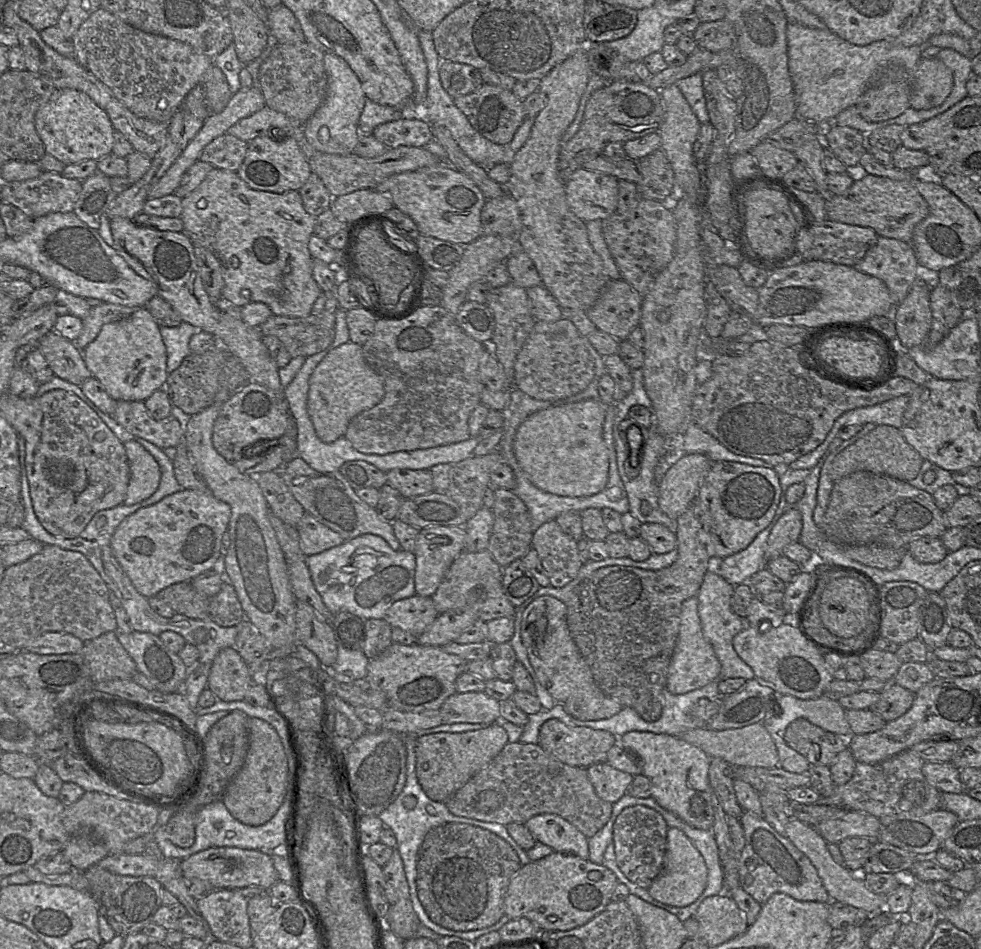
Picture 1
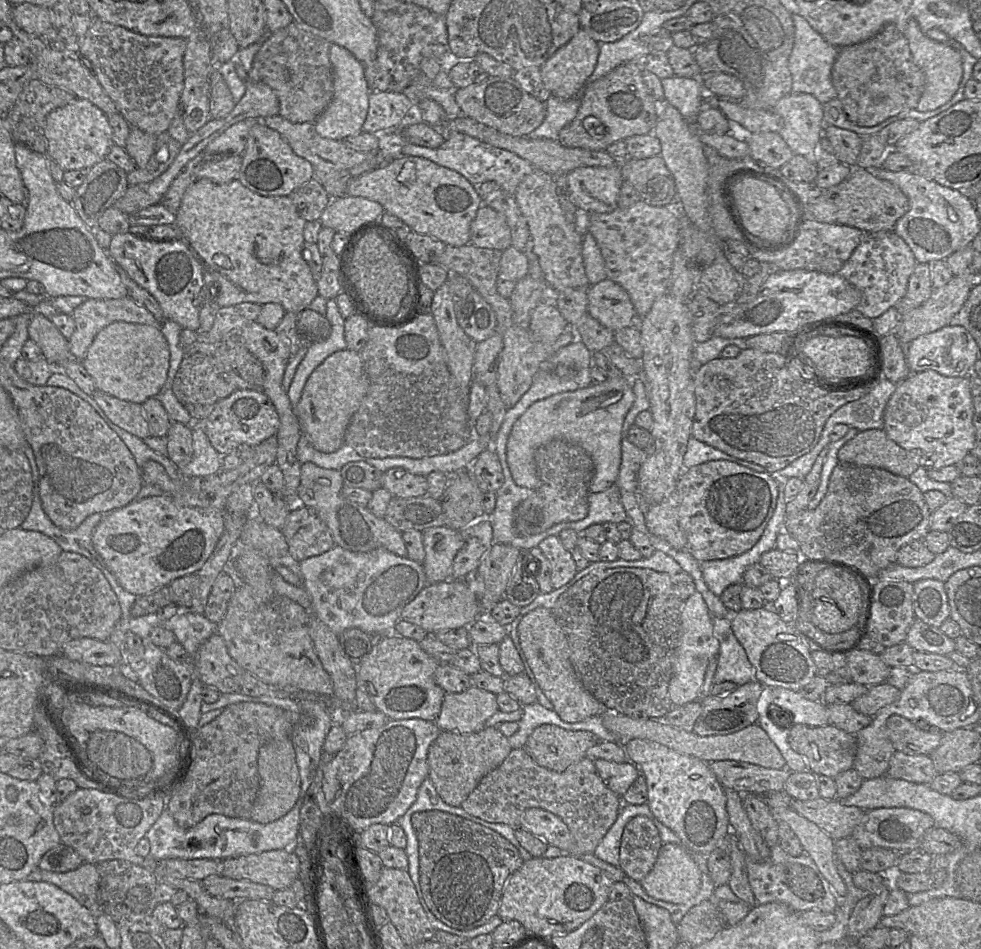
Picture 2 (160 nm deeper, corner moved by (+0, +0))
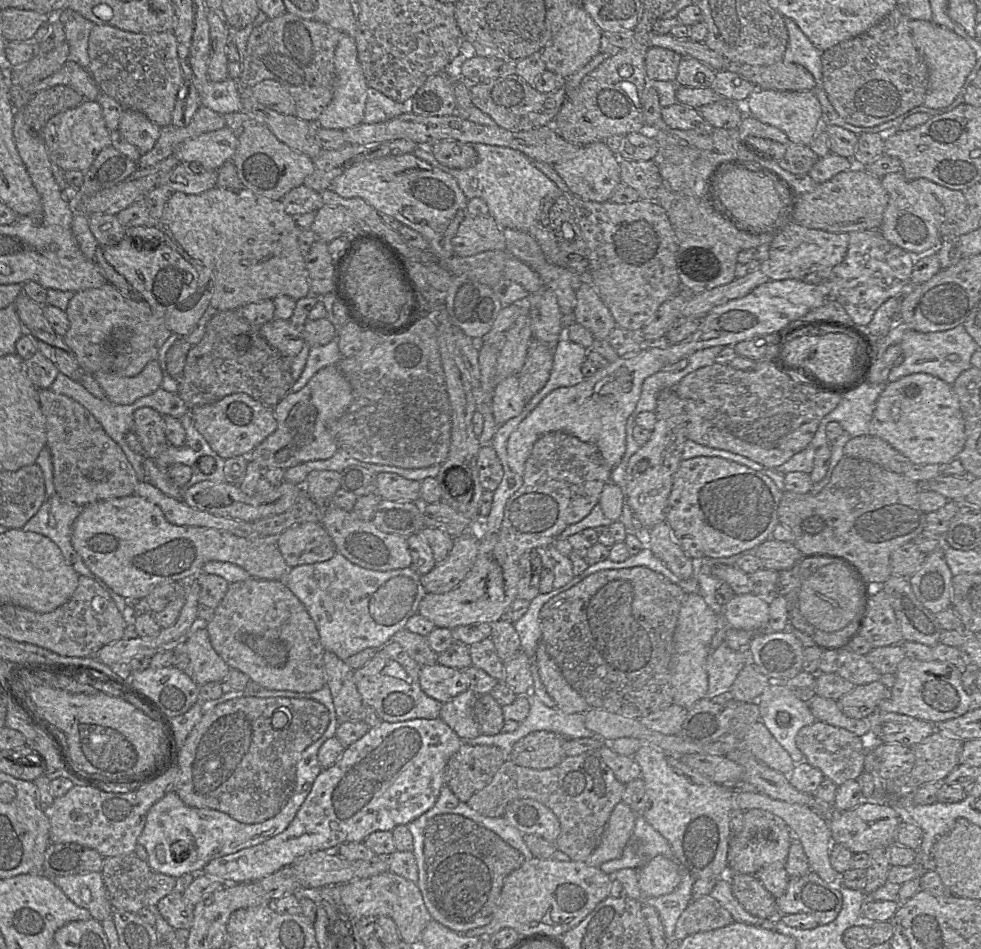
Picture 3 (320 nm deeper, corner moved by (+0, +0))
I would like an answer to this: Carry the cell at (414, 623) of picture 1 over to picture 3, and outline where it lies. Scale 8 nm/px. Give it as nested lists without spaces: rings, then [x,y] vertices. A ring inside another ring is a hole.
[[[480,533],[478,552],[465,579],[446,593],[426,593],[418,613],[436,627],[449,629],[477,622],[494,623],[503,618],[506,609],[517,598],[521,570],[519,562],[498,563],[495,560],[494,548],[497,543],[497,534]]]

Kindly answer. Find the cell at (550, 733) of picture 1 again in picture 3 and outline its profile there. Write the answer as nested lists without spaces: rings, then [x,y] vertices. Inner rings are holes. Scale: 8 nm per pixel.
[[[535,731],[518,740],[509,756],[515,764],[532,769],[549,769],[565,757],[567,738],[548,731]]]

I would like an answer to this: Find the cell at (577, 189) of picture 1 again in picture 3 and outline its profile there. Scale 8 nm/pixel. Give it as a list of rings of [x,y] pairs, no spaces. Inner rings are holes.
[[[605,141],[593,142],[580,148],[576,156],[553,165],[555,171],[563,179],[568,189],[586,201],[606,202],[620,180],[620,158],[612,153]]]

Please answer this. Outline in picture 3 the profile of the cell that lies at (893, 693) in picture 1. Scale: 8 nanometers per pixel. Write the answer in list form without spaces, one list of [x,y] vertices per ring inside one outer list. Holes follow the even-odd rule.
[[[880,681],[855,686],[837,700],[841,711],[849,718],[868,720],[878,710],[879,703],[891,696],[891,689]]]

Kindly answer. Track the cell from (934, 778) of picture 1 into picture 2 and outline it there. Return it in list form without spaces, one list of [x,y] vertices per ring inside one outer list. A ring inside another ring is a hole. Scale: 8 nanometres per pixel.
[[[895,751],[890,758],[886,775],[929,785],[938,773],[929,755],[908,755]]]

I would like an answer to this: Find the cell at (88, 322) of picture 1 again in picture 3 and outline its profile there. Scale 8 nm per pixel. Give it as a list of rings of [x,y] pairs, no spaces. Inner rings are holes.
[[[108,282],[99,288],[75,292],[65,311],[69,329],[63,340],[75,354],[82,371],[91,375],[108,372],[136,376],[150,361],[157,359],[160,348],[171,335],[171,331],[143,299],[131,300]],[[118,328],[128,329],[130,338],[126,343],[115,345],[115,350],[109,352],[105,349],[105,341]]]

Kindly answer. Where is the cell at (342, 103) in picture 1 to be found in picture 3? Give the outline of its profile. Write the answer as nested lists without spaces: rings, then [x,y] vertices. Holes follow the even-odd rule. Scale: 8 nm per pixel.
[[[343,34],[335,49],[335,91],[331,102],[318,117],[319,127],[345,130],[363,122],[367,90],[369,88],[358,59],[356,41],[353,35]]]

